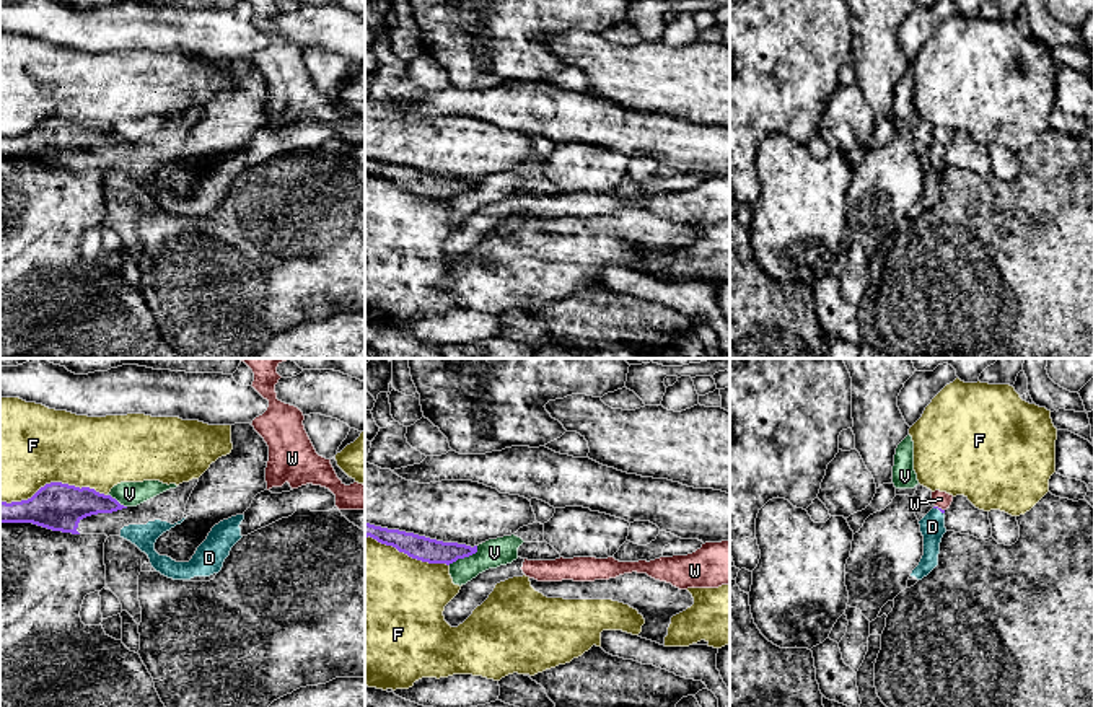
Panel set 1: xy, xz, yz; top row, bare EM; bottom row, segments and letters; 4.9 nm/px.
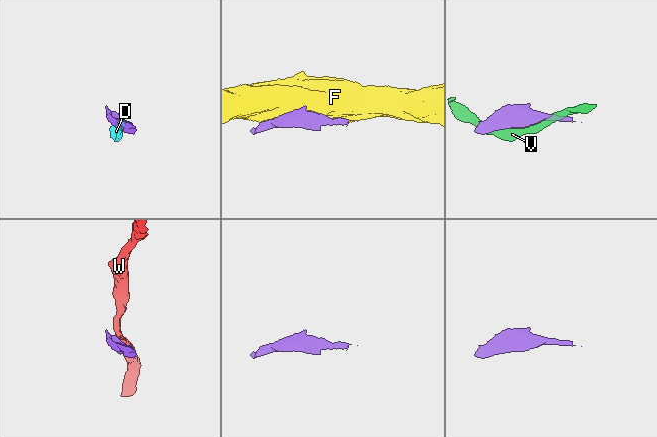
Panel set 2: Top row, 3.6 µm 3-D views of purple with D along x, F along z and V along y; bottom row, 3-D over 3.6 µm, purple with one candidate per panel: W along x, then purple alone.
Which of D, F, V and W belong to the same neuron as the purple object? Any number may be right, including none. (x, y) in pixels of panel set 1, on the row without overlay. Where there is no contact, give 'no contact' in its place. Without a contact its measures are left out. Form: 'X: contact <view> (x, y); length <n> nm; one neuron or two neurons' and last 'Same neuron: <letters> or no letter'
D: contact yz (939, 144); length 70 nm; one neuron
F: contact xy (52, 118); length 550 nm; two neurons
V: contact xz (465, 191); length 180 nm; two neurons
W: contact yz (940, 144); length 50 nm; two neurons
Same neuron: D

